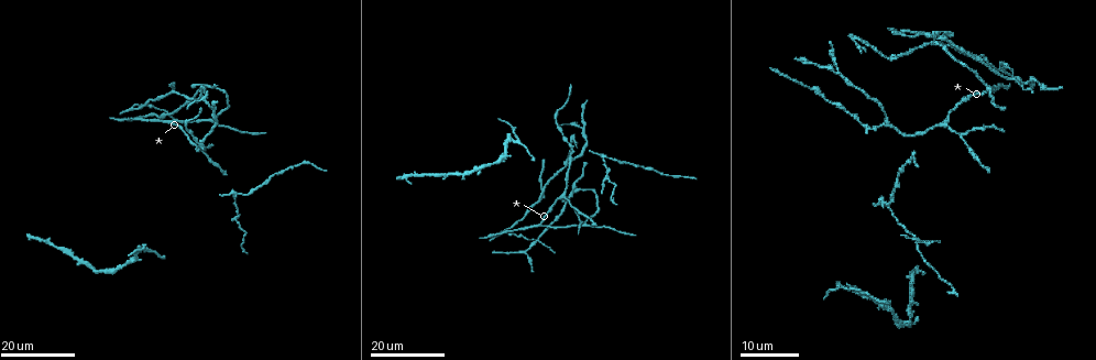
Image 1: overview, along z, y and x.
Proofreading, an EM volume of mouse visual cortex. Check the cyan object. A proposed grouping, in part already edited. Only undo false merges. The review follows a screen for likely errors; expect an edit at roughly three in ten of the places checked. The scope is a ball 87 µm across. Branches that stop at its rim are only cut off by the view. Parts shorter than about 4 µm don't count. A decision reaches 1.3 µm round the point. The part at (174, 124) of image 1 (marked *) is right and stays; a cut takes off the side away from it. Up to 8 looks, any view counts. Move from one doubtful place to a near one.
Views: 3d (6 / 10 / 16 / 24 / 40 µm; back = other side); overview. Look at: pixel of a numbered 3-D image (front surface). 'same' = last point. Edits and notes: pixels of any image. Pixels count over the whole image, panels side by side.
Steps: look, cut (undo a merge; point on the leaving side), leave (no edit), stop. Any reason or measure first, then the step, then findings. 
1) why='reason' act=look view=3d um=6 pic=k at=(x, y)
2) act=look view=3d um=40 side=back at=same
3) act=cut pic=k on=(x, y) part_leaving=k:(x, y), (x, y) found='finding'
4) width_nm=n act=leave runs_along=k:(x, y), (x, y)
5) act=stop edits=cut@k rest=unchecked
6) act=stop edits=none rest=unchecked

act=look view=3d um=16 pic=1 at=(885, 119)

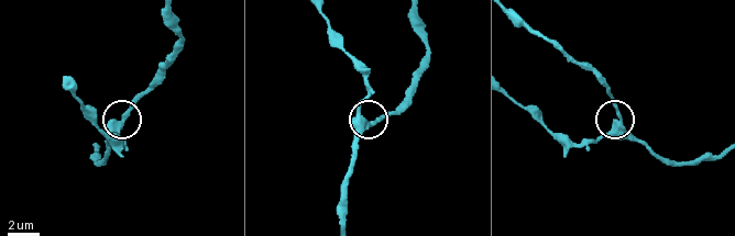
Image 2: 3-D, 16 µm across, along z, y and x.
act=look view=3d um=10 pic=2 at=(114, 127)

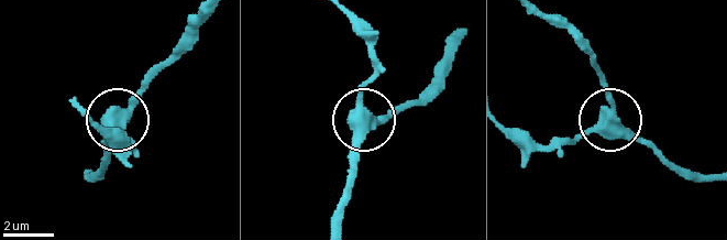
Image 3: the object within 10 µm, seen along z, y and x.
arms=3 act=leave runs_along=3:(709, 174), (671, 170), (627, 135), (610, 117), (602, 75) found='one neuron here'

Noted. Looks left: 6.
why='three-way junction' act=look view=3d um=16 pic=1 at=(169, 122)

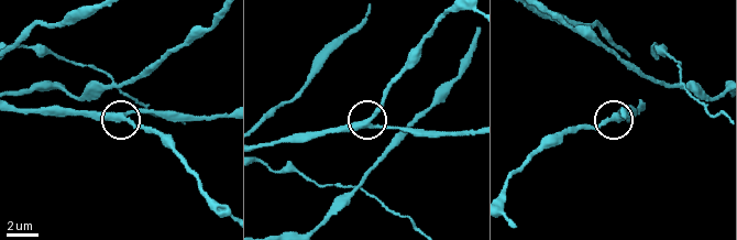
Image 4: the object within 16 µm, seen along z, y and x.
act=look view=3d um=6 pic=4 at=(373, 125)

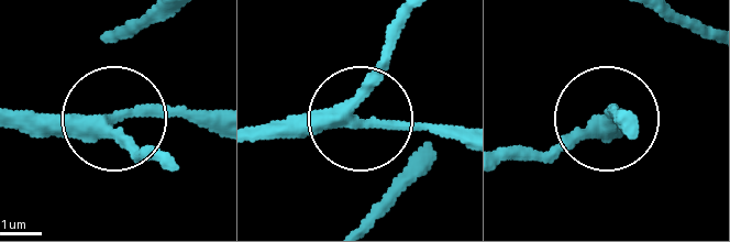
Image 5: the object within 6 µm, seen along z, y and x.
width_nm=300 act=leave runs_along=5:(390, 22), (387, 70), (355, 120), (265, 127) found='continuous, no second neuron'

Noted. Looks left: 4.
why='three arms meet' act=look view=3d um=24 pic=1 at=(961, 135)

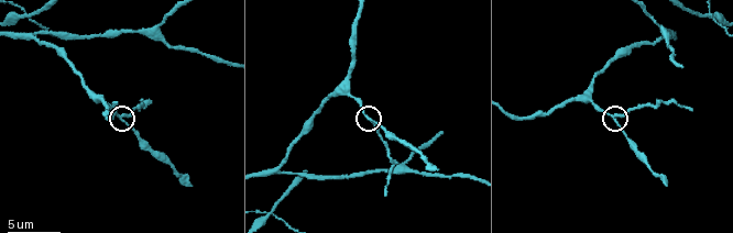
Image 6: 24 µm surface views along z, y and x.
act=look view=3d um=10 pic=6 at=(367, 119)

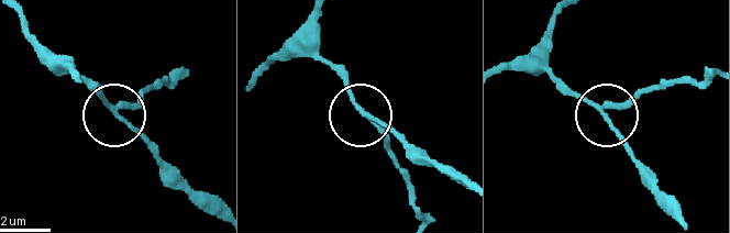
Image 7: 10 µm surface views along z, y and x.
width_nm=180 act=leave found='all the same neuron'

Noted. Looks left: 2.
why='four-way junction' act=look view=3d um=24 pic=1 at=(232, 192)

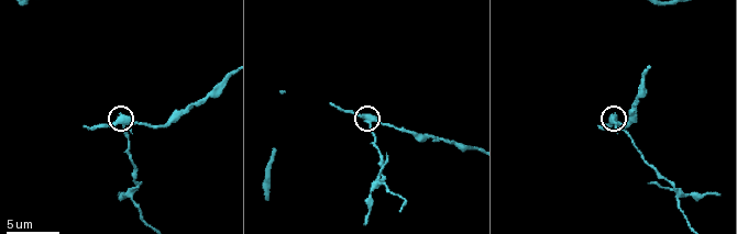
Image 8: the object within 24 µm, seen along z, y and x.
act=look view=3d um=10 pic=8 at=(371, 124)

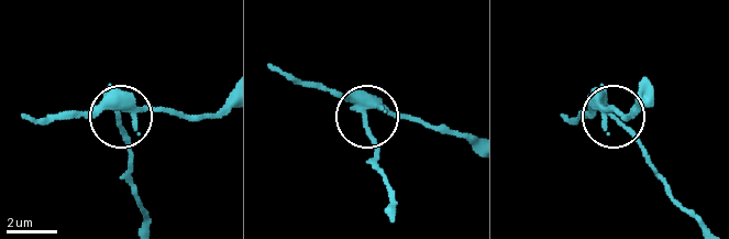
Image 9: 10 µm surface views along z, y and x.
act=cut pic=9 on=(122, 130) part_leaving=9:(364, 104), (389, 217) found='two neurons meet here'

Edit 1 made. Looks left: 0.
act=stop edits=cut@9 rest=unchecked

